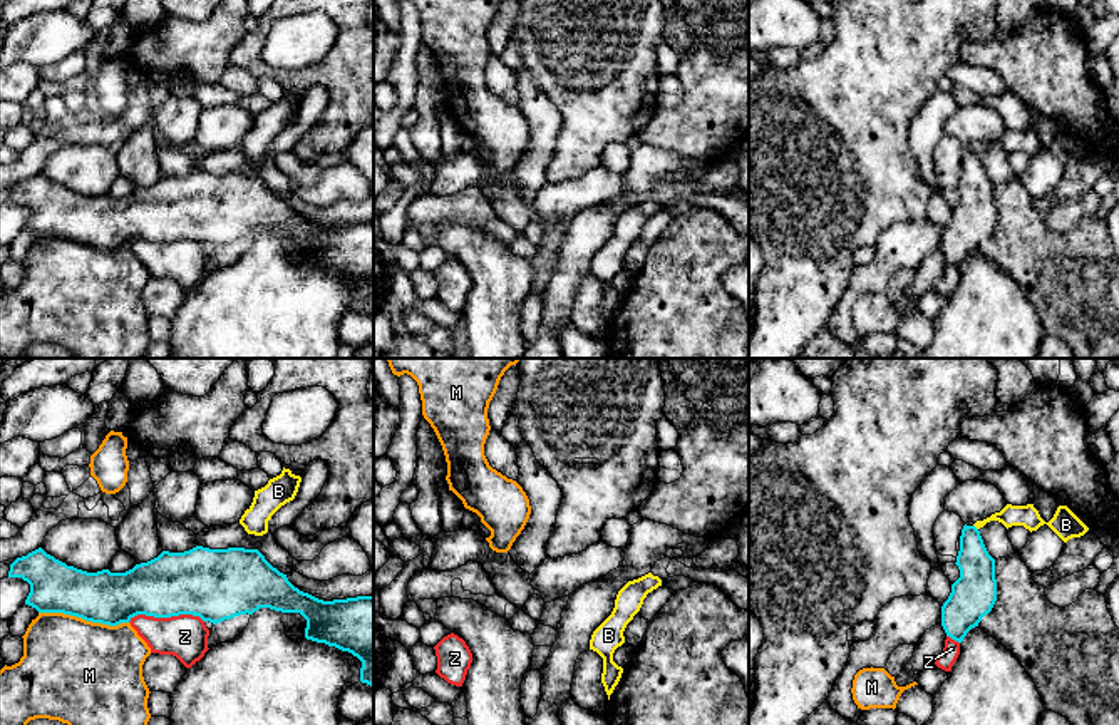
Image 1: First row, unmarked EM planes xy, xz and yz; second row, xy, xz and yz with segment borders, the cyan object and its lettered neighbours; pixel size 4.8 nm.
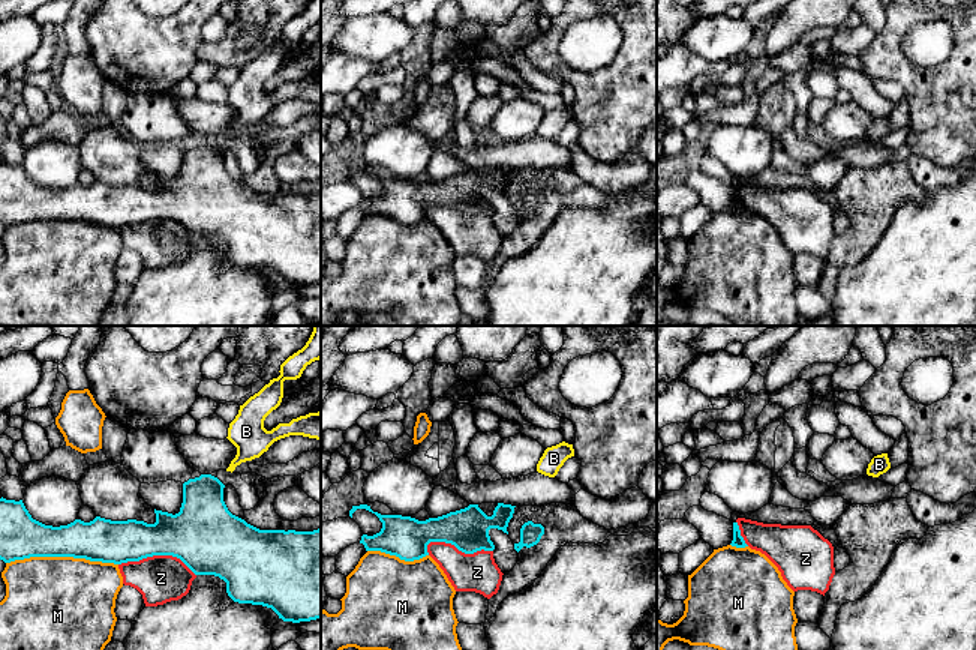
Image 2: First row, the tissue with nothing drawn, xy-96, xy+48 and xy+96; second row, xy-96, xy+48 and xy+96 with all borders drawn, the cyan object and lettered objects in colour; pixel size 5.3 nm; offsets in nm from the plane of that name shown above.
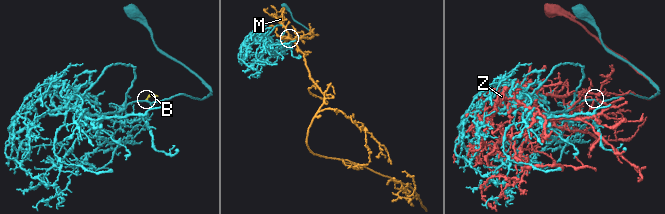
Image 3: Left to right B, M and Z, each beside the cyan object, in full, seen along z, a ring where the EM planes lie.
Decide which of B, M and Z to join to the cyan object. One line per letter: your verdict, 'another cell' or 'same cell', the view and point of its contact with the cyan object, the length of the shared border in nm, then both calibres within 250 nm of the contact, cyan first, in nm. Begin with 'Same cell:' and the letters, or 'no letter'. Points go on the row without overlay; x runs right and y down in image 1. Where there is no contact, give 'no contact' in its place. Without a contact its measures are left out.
Same cell: B
B: same cell; meets cyan in yz at (975, 153); contact 40 nm long; 180 nm thick on the cyan side, 100 nm on the other
M: another cell; meets cyan in xy at (84, 243); contact 440 nm long; 260 nm thick on the cyan side, 480 nm on the other
Z: another cell; meets cyan in xy at (166, 241); contact 360 nm long; 320 nm thick on the cyan side, 220 nm on the other

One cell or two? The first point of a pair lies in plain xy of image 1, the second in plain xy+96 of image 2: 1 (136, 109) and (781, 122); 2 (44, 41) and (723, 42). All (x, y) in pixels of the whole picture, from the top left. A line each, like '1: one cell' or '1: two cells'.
1: one cell
2: one cell

